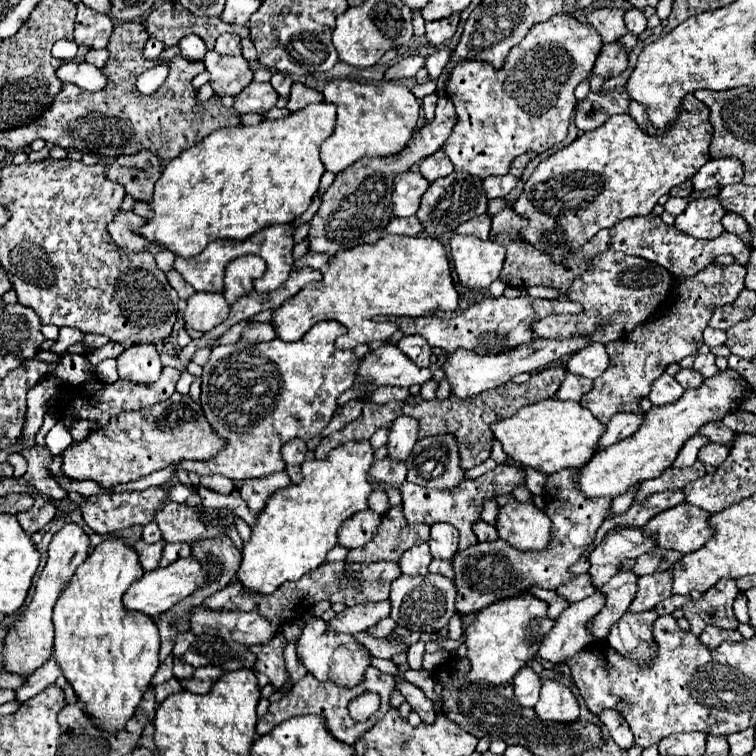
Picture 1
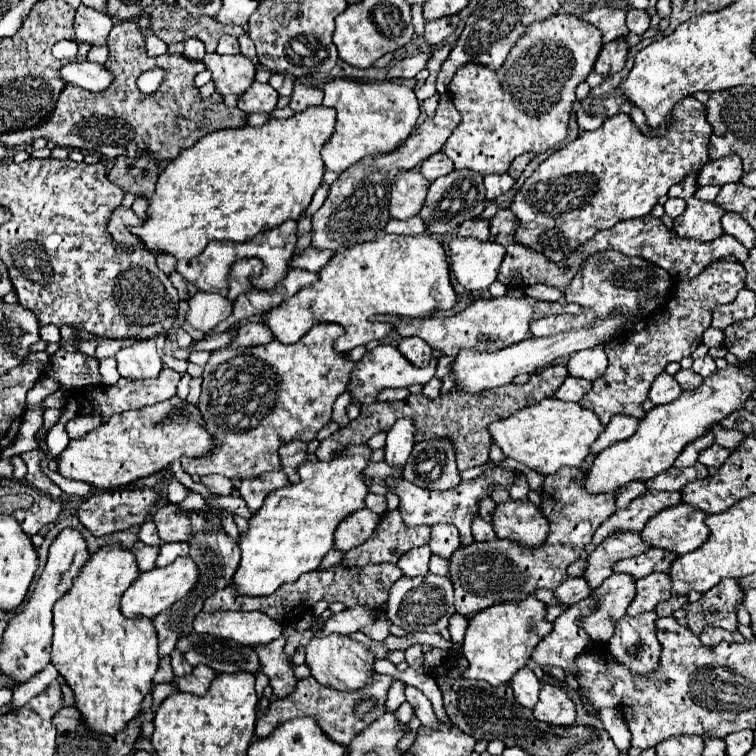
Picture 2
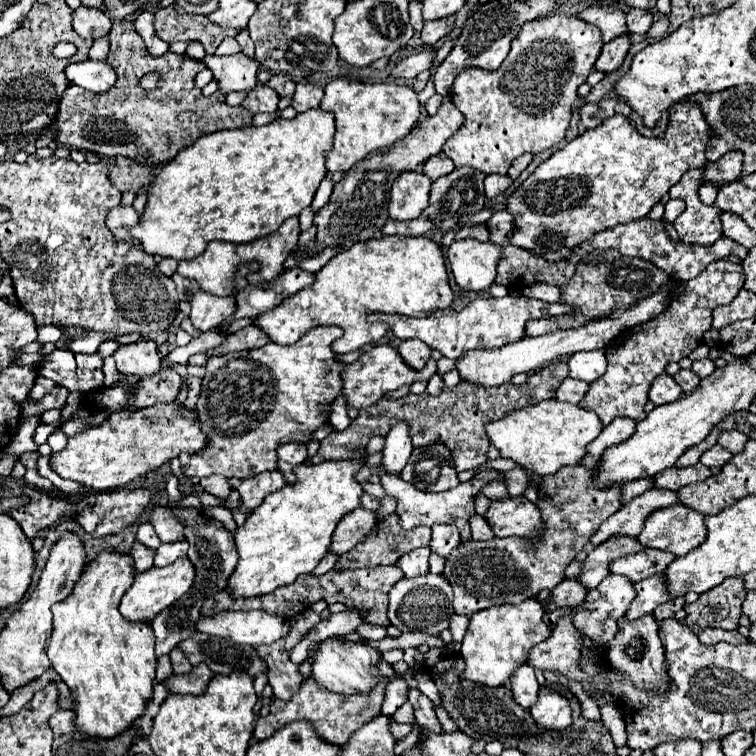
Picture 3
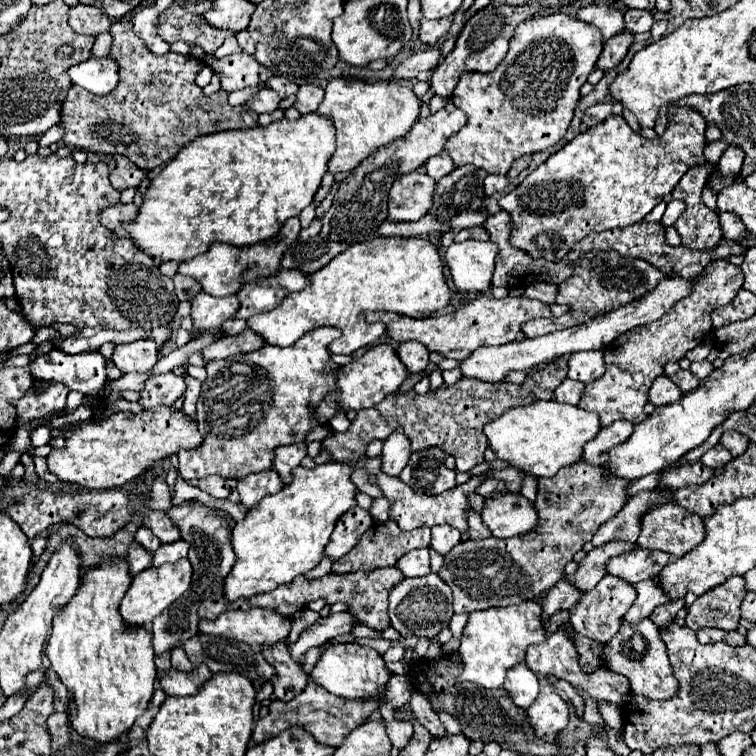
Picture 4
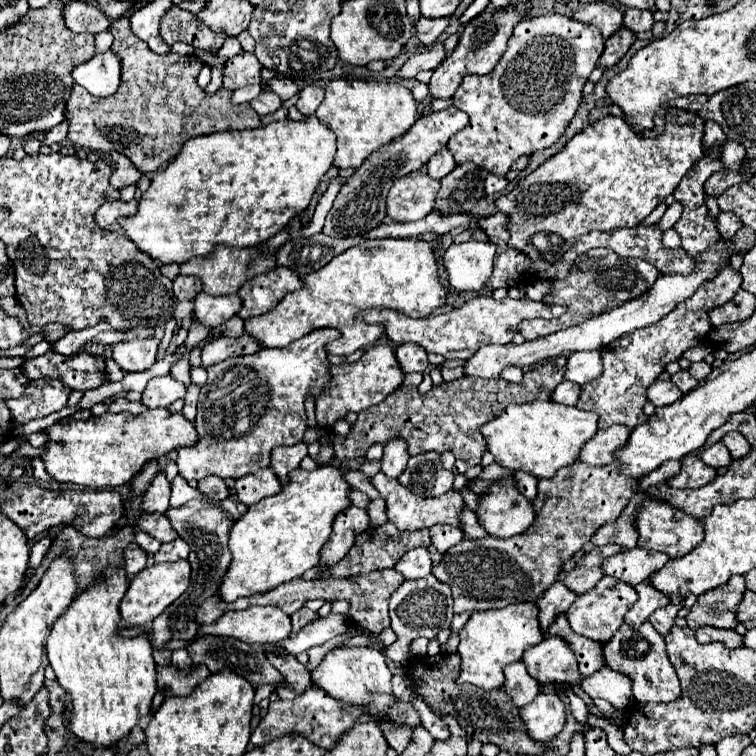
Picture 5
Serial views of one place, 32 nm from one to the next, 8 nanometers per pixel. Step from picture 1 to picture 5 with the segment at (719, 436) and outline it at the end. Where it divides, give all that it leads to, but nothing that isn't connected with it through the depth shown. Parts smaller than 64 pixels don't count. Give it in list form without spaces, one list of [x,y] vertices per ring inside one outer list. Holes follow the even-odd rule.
[[[728,432],[722,442],[728,446],[730,454],[732,454],[732,460],[738,460],[738,458],[744,458],[748,452],[750,452],[750,444],[748,440],[744,440],[742,434],[738,432]]]

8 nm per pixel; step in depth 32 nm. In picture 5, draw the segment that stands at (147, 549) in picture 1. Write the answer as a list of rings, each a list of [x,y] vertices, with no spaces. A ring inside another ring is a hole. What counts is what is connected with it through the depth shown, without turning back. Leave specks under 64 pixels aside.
[[[130,542],[130,544],[124,548],[122,558],[124,558],[124,570],[126,570],[126,576],[138,574],[138,572],[144,570],[146,564],[148,564],[146,552],[142,552],[142,548],[140,548],[136,542]]]

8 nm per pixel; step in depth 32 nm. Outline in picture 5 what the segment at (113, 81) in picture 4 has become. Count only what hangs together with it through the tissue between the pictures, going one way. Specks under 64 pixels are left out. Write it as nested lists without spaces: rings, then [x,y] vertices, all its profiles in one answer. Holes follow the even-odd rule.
[[[106,50],[102,54],[96,54],[86,64],[76,66],[72,78],[76,80],[76,84],[84,86],[92,96],[106,98],[118,90],[120,70],[120,58],[112,50]]]

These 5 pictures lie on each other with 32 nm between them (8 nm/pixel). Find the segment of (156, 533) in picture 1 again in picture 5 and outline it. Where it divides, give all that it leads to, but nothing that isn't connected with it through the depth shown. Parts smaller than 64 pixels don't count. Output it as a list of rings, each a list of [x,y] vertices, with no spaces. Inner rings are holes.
[[[138,532],[134,540],[136,540],[136,544],[138,544],[146,554],[156,554],[158,548],[160,548],[160,542],[154,540],[152,536],[148,536],[146,532]]]

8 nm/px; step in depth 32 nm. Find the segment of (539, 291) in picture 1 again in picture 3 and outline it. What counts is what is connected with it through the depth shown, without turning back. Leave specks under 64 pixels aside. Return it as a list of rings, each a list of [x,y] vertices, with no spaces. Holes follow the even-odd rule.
[[[534,283],[524,288],[523,294],[527,297],[535,298],[545,303],[552,304],[559,301],[560,289],[556,286],[545,283]]]

